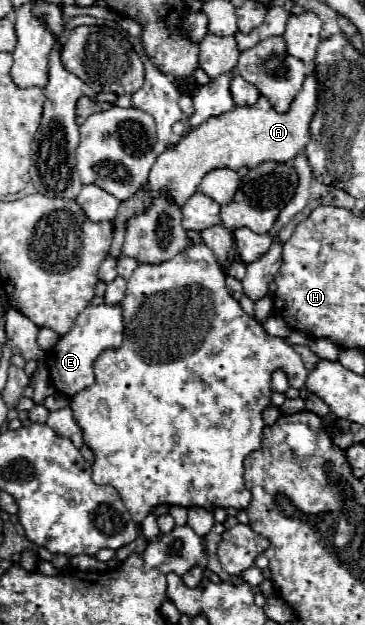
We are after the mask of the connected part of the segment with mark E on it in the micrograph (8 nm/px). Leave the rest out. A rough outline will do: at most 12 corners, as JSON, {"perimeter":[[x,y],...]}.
{"perimeter":[[88,306],[46,352],[54,386],[76,396],[122,344],[122,308]]}

